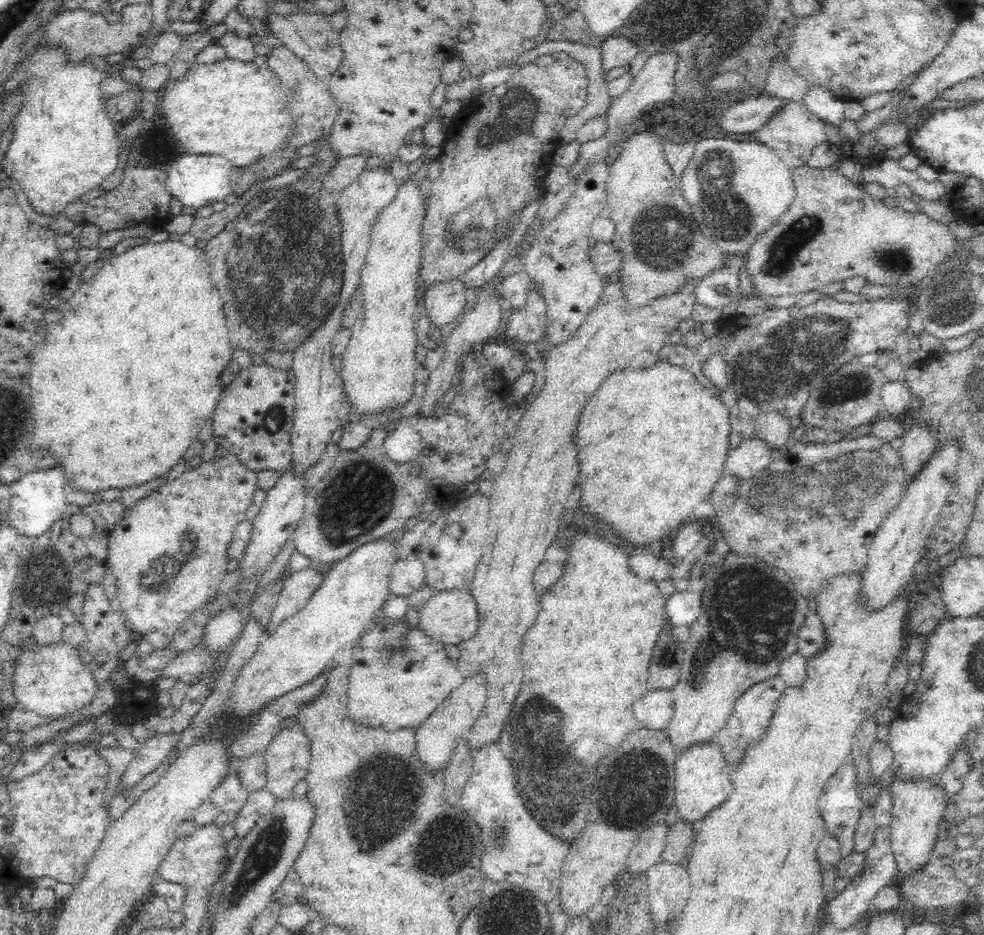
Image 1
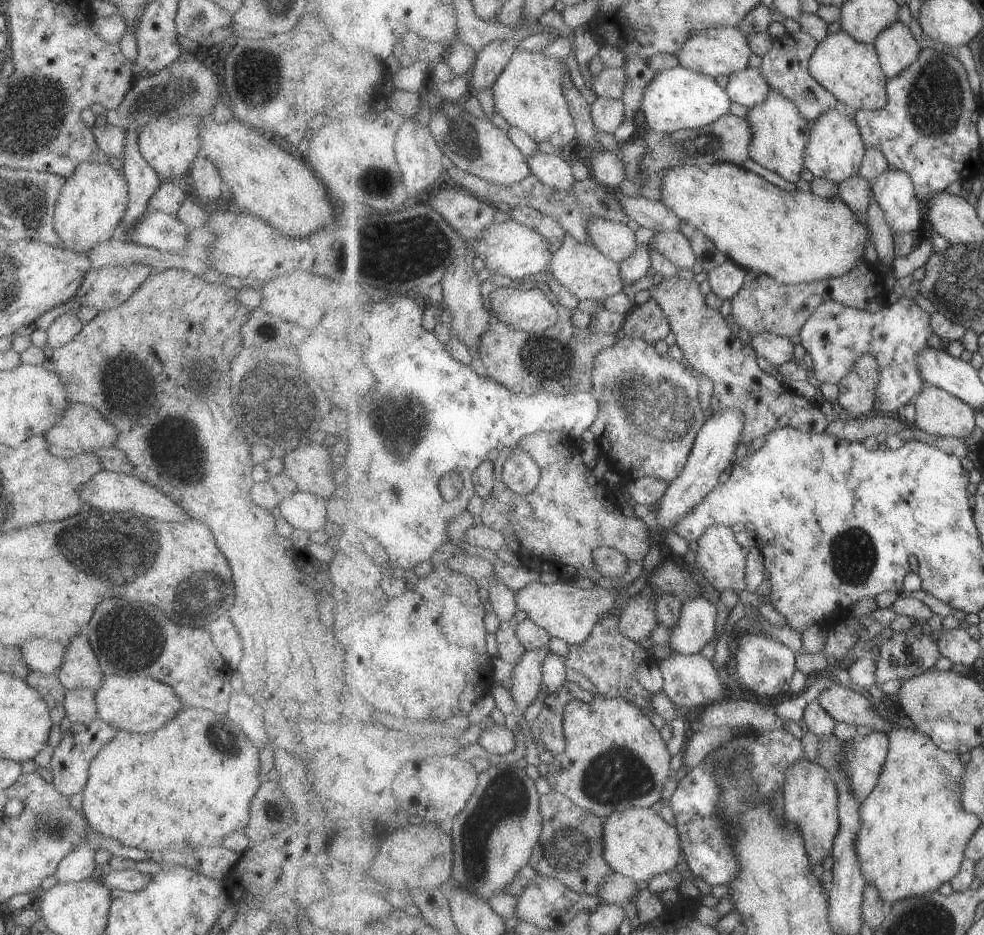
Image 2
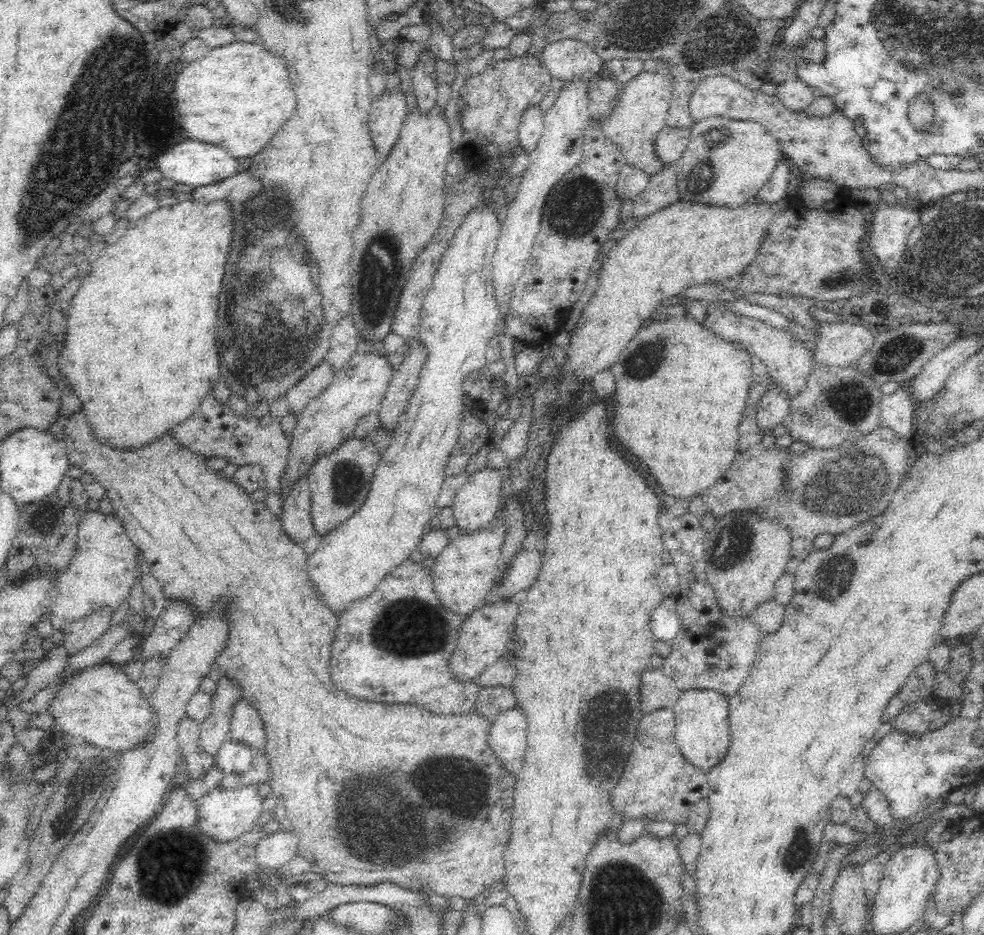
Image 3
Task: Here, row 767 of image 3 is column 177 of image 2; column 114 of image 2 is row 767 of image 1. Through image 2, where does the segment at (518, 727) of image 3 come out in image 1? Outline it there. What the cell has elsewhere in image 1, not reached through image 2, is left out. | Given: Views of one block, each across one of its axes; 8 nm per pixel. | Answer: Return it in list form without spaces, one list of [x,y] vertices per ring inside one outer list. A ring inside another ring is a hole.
[[[497,742],[480,746],[473,751],[473,758],[473,773],[458,803],[480,827],[485,846],[481,870],[487,879],[491,878],[494,882],[505,880],[508,884],[523,886],[544,904],[550,902],[559,896],[561,868],[571,844],[544,831],[520,802],[520,795],[514,790],[511,763]]]

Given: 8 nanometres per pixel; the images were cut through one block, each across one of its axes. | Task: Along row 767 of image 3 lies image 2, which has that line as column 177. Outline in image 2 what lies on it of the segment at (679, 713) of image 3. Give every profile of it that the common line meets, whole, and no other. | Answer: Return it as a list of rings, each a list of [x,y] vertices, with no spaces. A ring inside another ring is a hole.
[[[103,675],[100,688],[94,693],[96,717],[111,729],[125,732],[155,732],[172,720],[183,708],[176,693],[165,684],[148,677],[125,678],[118,675]]]

